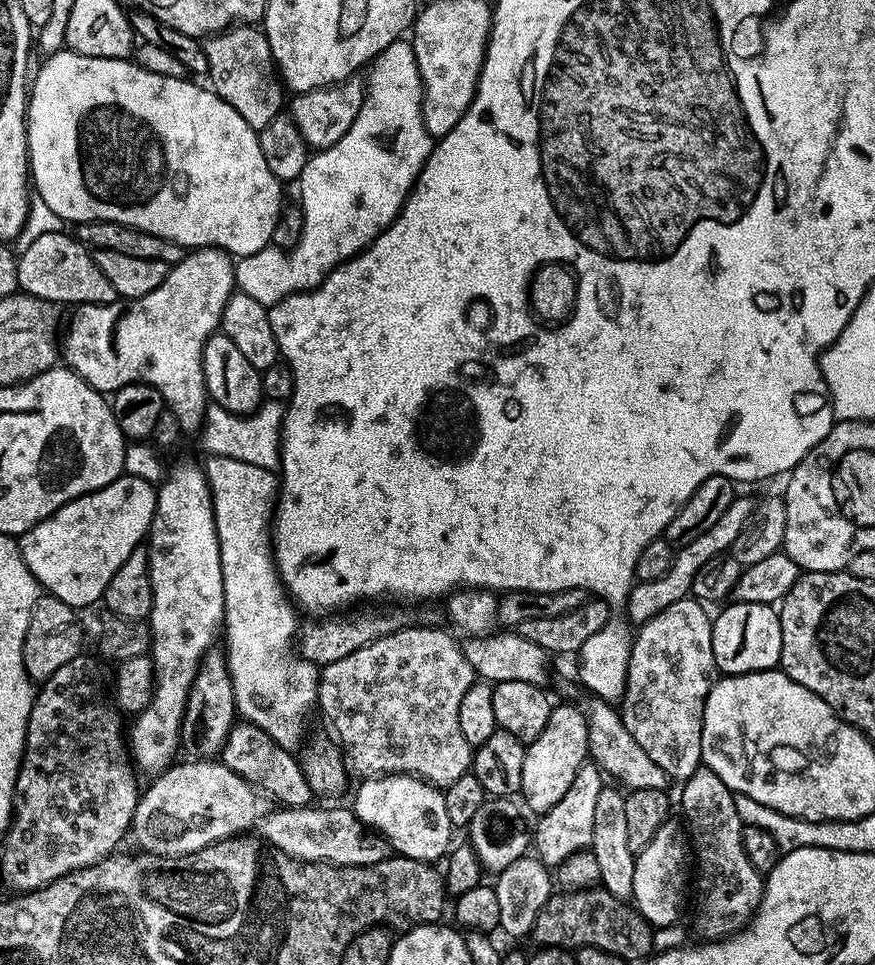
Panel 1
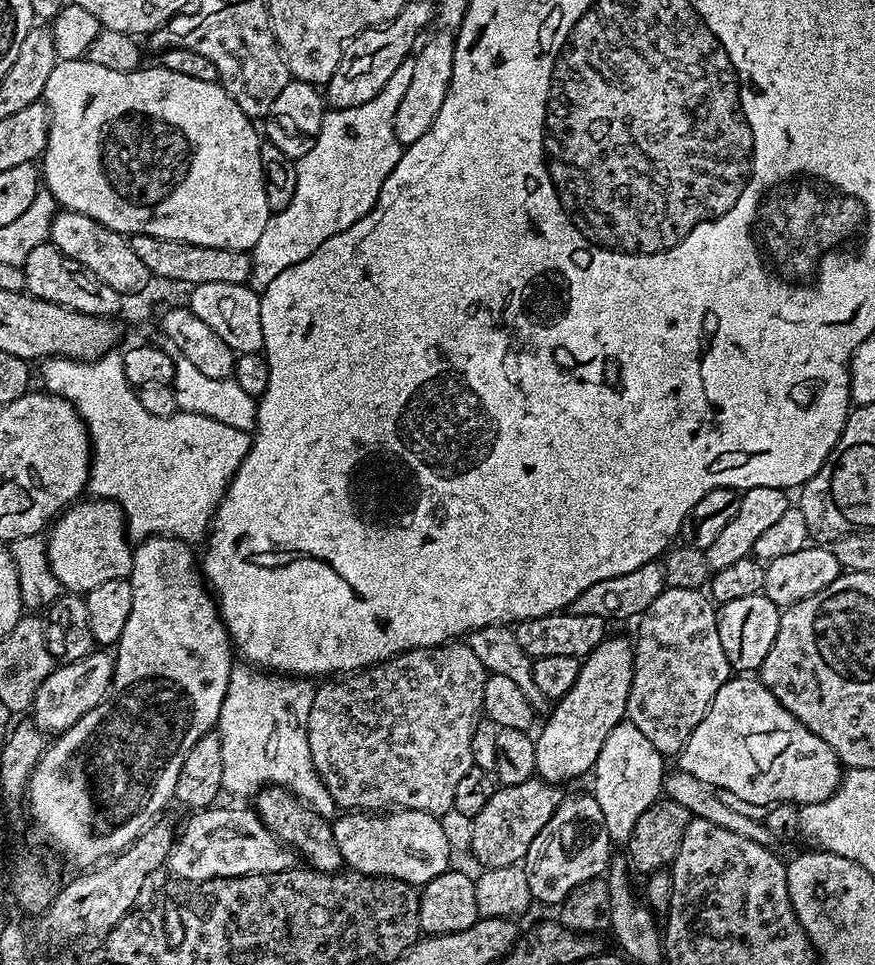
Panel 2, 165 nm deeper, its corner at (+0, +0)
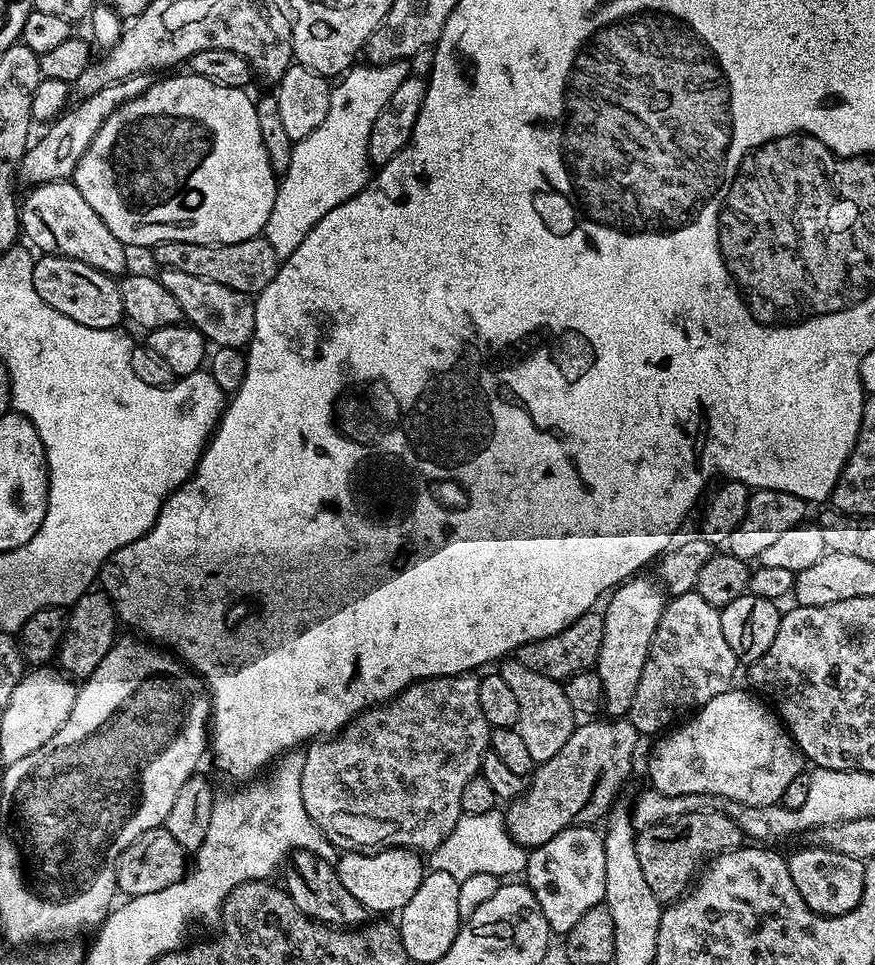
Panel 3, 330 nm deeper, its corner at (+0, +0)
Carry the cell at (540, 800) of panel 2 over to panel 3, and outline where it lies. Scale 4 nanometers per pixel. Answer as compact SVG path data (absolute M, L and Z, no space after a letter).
M592 718L577 723L562 750L533 771L524 793L507 805L505 826L514 842L531 850L550 842L554 834L573 826L603 821L616 804L620 787L632 776L636 743L642 740L627 718Z

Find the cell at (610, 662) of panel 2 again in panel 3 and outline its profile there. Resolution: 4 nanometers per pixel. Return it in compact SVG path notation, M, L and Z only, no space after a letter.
M637 574L619 585L607 600L608 608L603 609L602 650L598 650L594 671L602 680L603 711L609 717L624 718L634 702L634 690L638 690L638 678L642 678L642 666L646 666L652 635L658 630L666 596L655 579L647 580L644 574Z

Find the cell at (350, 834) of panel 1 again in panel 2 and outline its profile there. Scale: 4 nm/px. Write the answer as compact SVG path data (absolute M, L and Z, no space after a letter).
M213 806L189 815L192 817L188 825L179 829L166 865L167 871L172 871L176 880L202 882L214 878L285 872L297 863L297 853L281 844L255 811L220 807Z

